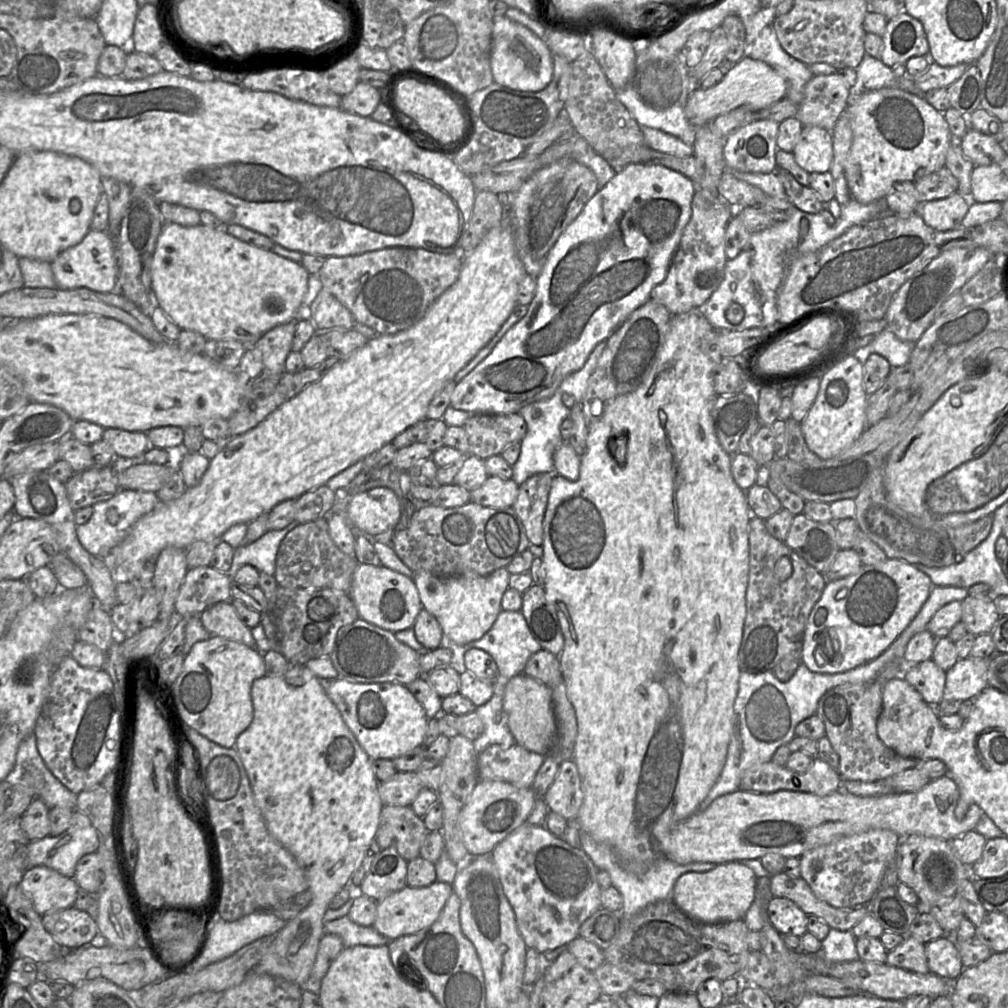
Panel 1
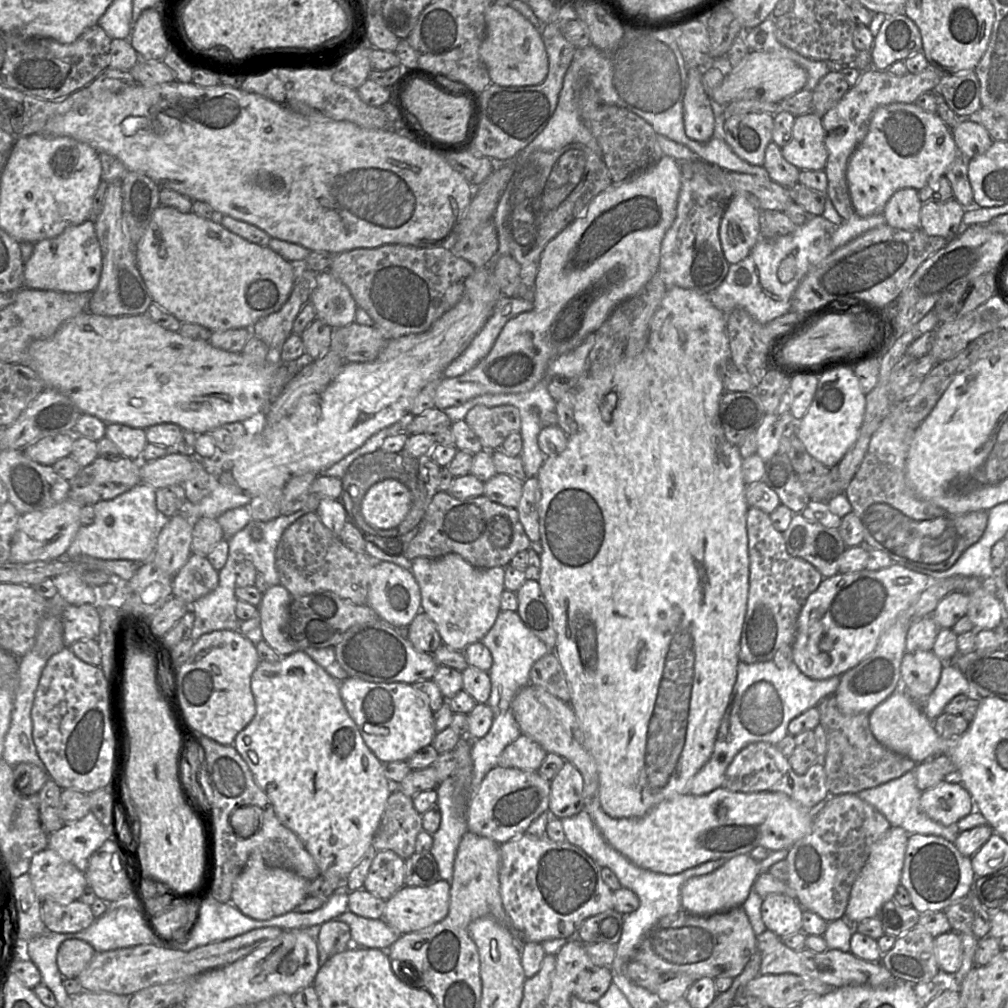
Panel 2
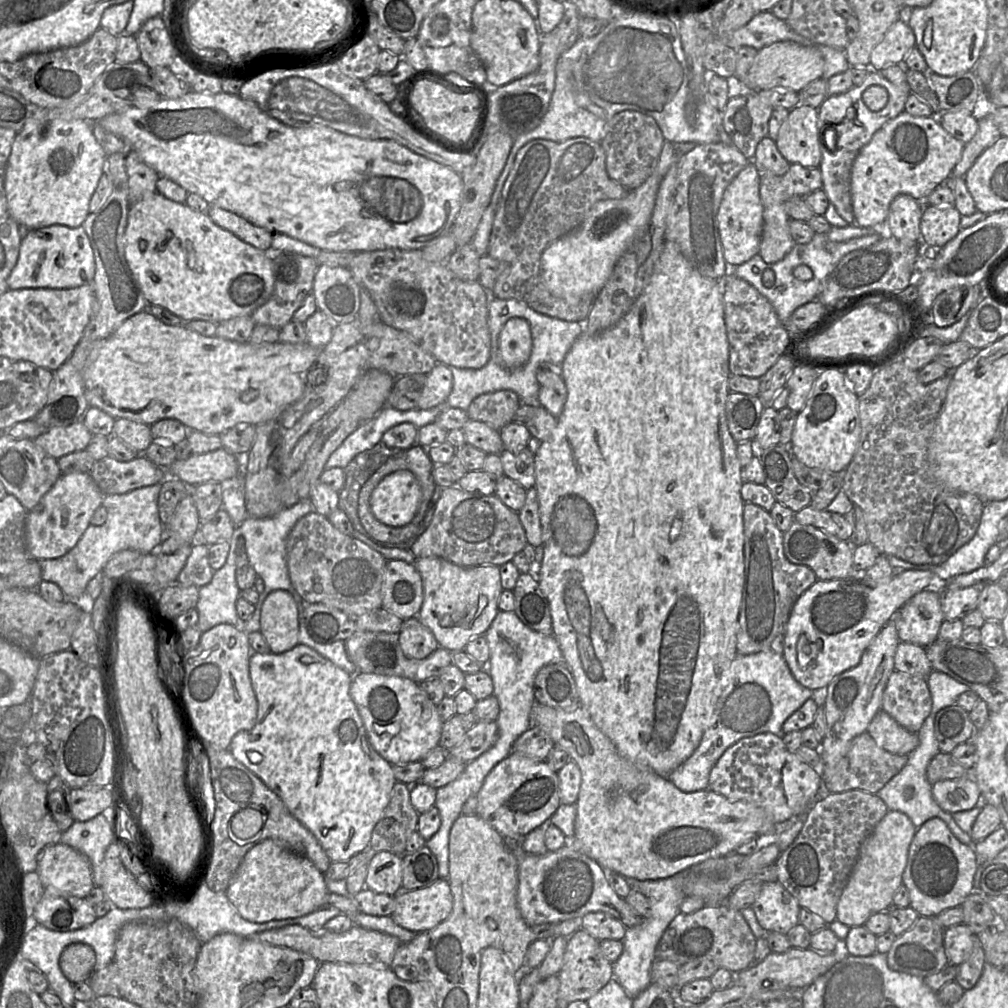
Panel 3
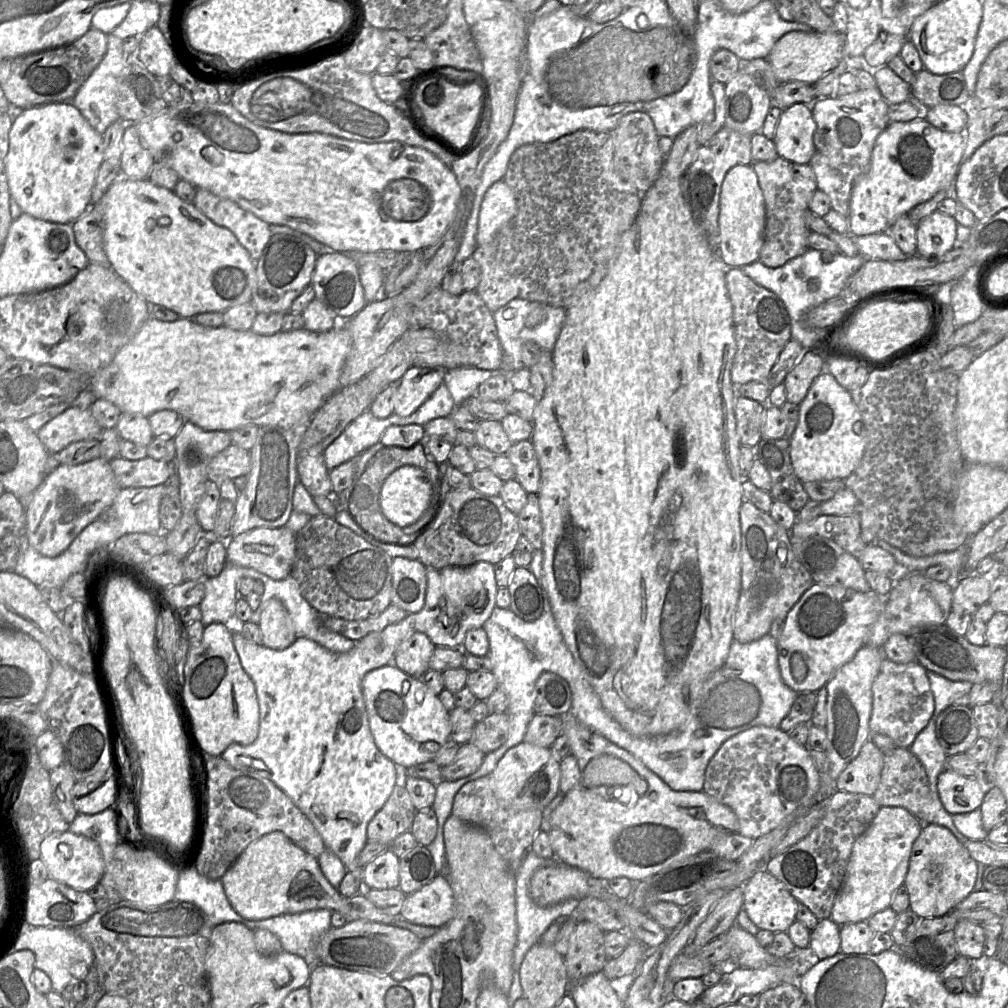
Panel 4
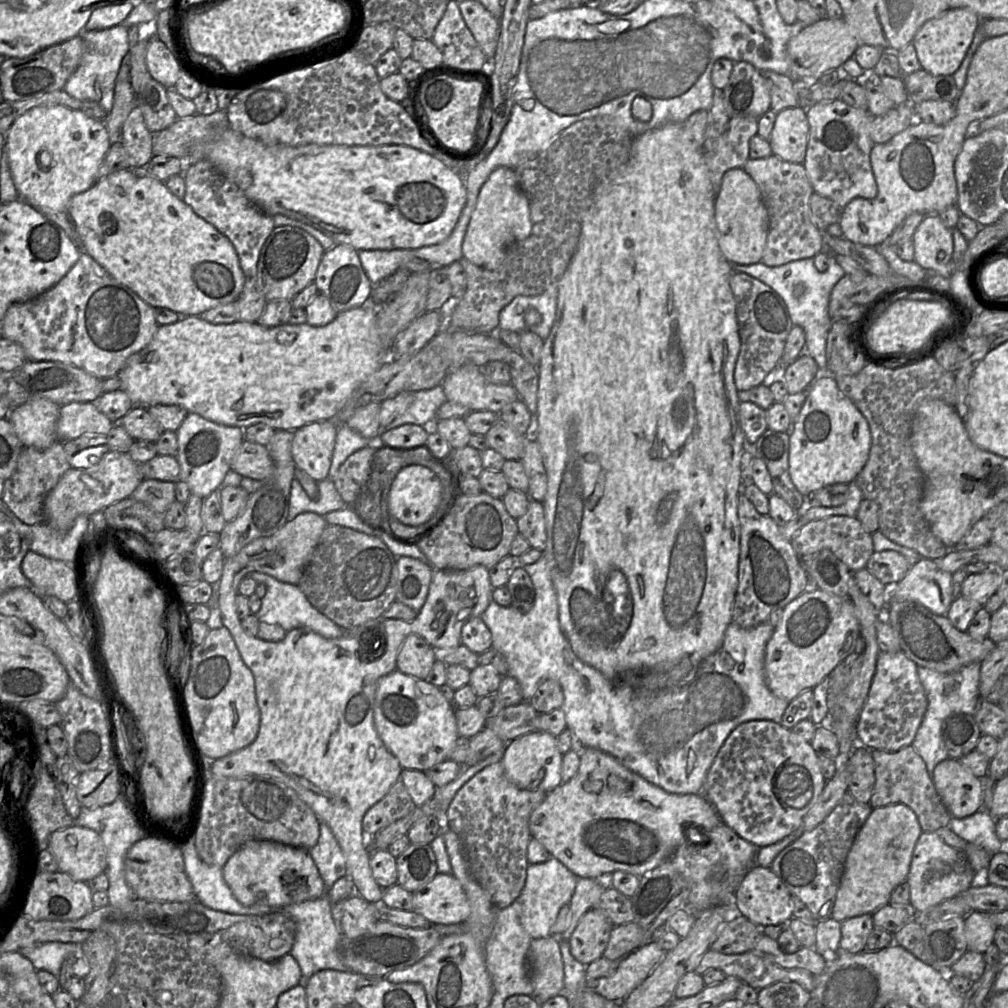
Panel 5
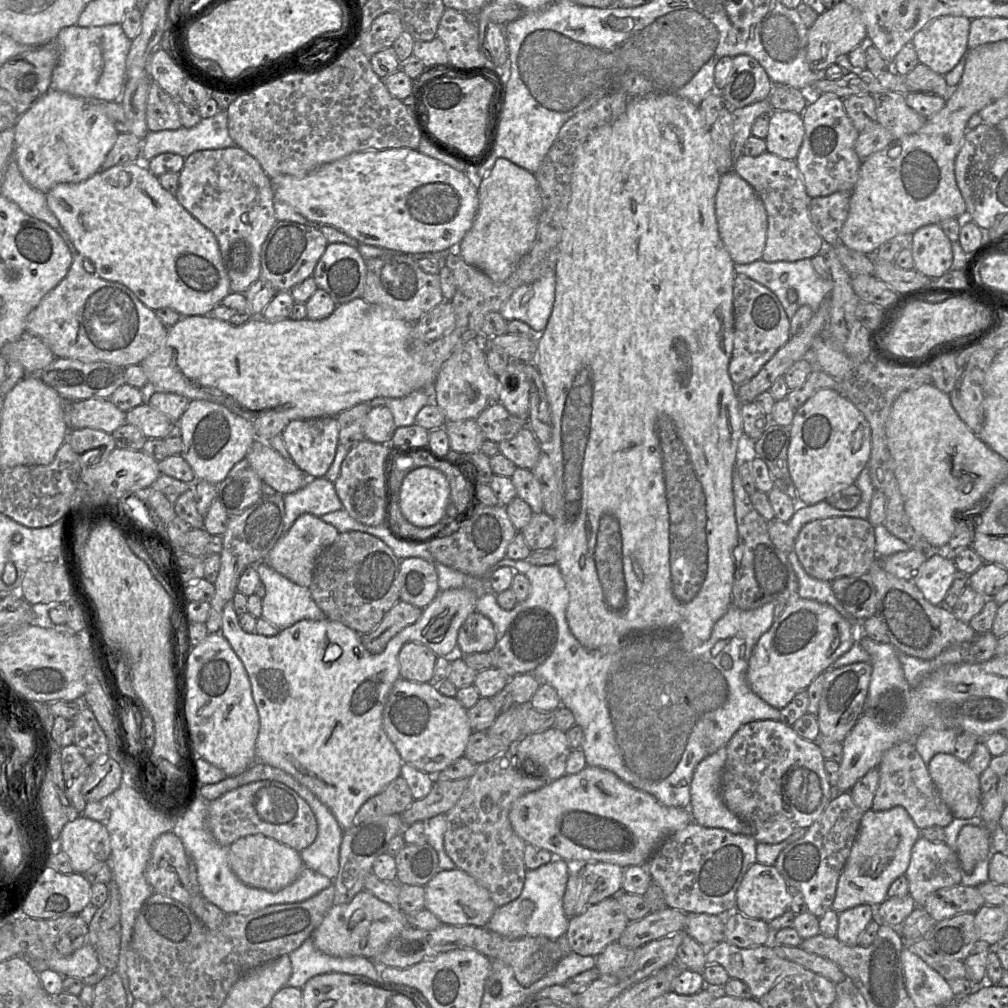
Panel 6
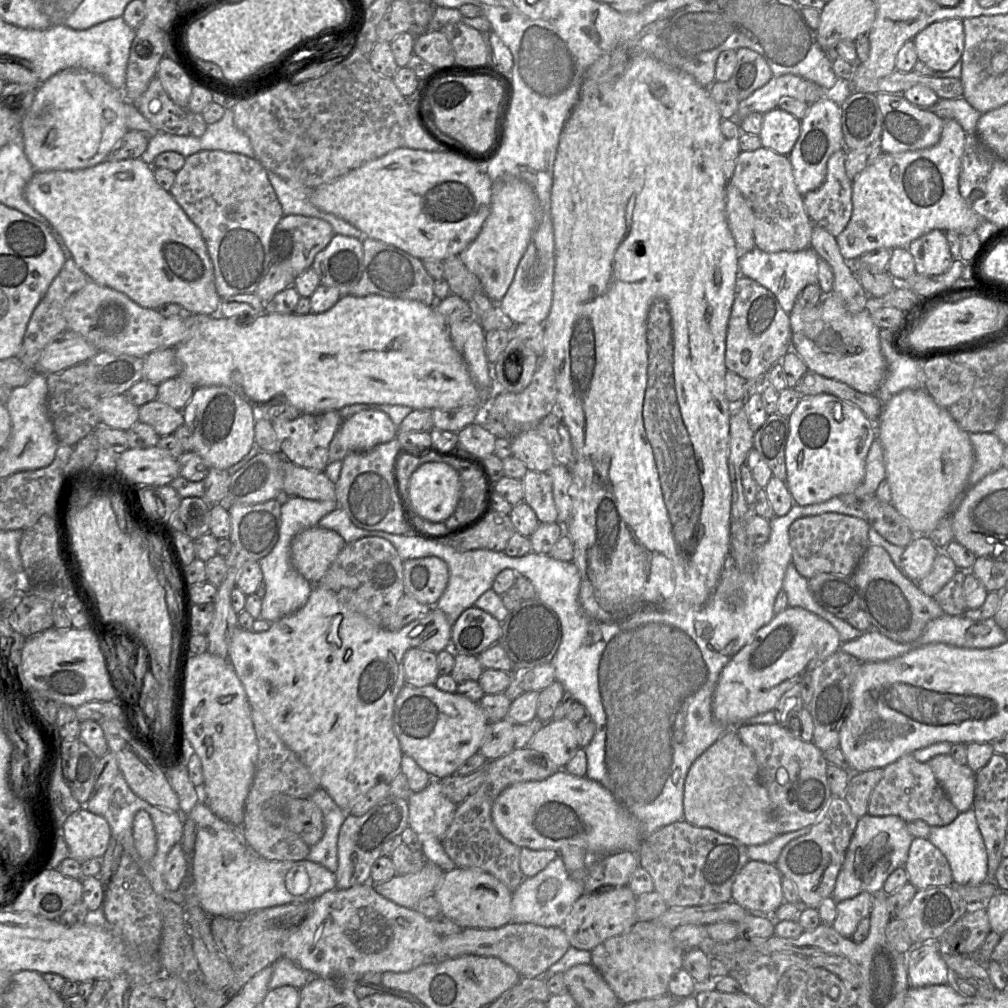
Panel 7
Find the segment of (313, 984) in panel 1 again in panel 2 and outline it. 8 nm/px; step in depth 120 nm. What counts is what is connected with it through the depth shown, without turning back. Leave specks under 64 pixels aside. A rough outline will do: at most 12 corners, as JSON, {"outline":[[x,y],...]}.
{"outline":[[338,919],[315,929],[321,965],[350,947],[349,926]]}

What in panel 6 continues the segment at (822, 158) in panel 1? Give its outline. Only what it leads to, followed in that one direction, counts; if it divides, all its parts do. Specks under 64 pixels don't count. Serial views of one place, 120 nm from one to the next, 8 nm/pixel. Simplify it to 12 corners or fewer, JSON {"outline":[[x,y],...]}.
{"outline":[[773,110],[767,151],[795,160],[804,133],[801,114]]}

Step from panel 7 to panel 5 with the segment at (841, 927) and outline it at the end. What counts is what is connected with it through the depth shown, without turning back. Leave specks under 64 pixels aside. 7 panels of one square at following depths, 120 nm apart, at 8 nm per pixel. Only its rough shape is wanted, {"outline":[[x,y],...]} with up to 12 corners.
{"outline":[[872,914],[841,922],[840,949],[866,950]]}

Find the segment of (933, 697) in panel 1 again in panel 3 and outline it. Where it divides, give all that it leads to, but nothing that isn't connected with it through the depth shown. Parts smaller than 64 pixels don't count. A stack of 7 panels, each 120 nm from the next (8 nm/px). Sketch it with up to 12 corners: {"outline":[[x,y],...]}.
{"outline":[[904,641],[895,670],[926,679],[933,671],[926,648]]}

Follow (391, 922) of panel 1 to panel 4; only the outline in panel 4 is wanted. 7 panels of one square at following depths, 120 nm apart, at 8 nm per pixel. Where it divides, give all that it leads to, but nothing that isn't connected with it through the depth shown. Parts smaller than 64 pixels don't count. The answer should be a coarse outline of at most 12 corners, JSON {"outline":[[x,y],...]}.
{"outline":[[437,874],[407,895],[400,919],[442,927],[455,915],[448,879]]}

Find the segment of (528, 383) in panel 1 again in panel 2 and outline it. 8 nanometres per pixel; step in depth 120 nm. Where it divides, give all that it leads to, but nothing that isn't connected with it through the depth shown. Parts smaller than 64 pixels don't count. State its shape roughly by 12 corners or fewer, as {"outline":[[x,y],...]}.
{"outline":[[663,155],[545,246],[533,309],[435,408],[522,393],[658,273]]}

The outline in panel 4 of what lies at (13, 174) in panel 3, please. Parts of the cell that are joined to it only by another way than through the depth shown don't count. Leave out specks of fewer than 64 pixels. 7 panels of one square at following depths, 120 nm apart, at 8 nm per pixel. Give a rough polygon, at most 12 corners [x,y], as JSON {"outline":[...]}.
{"outline":[[70,102],[24,109],[5,158],[22,212],[72,224],[103,137]]}

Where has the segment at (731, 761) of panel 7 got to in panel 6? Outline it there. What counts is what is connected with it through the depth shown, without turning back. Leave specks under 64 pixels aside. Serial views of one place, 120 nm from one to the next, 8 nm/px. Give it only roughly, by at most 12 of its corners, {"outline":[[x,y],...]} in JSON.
{"outline":[[726,747],[703,759],[690,786],[689,810],[703,827],[748,835],[725,805]]}

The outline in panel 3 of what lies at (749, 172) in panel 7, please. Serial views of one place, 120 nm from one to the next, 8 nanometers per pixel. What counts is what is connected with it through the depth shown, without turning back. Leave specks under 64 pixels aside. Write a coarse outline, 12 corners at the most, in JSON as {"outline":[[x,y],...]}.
{"outline":[[790,164],[760,172],[759,254],[780,261],[795,244],[784,208],[792,196],[822,189],[819,167]]}

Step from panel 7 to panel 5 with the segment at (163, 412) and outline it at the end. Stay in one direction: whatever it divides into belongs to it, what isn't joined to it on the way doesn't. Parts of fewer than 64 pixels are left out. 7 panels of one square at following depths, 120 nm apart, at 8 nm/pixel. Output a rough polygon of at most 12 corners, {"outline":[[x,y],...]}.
{"outline":[[133,406],[120,423],[134,440],[156,442],[163,432],[145,406]]}

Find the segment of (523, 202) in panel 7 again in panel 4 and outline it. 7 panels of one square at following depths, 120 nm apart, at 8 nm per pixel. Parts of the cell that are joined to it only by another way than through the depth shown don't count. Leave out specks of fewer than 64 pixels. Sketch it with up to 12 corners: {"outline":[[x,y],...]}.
{"outline":[[504,180],[486,191],[477,246],[488,244],[517,213]]}

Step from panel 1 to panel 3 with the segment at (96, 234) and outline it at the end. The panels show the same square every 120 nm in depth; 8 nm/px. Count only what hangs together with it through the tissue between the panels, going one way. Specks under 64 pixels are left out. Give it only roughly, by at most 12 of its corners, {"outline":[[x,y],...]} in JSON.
{"outline":[[84,228],[30,229],[10,290],[92,283]]}

